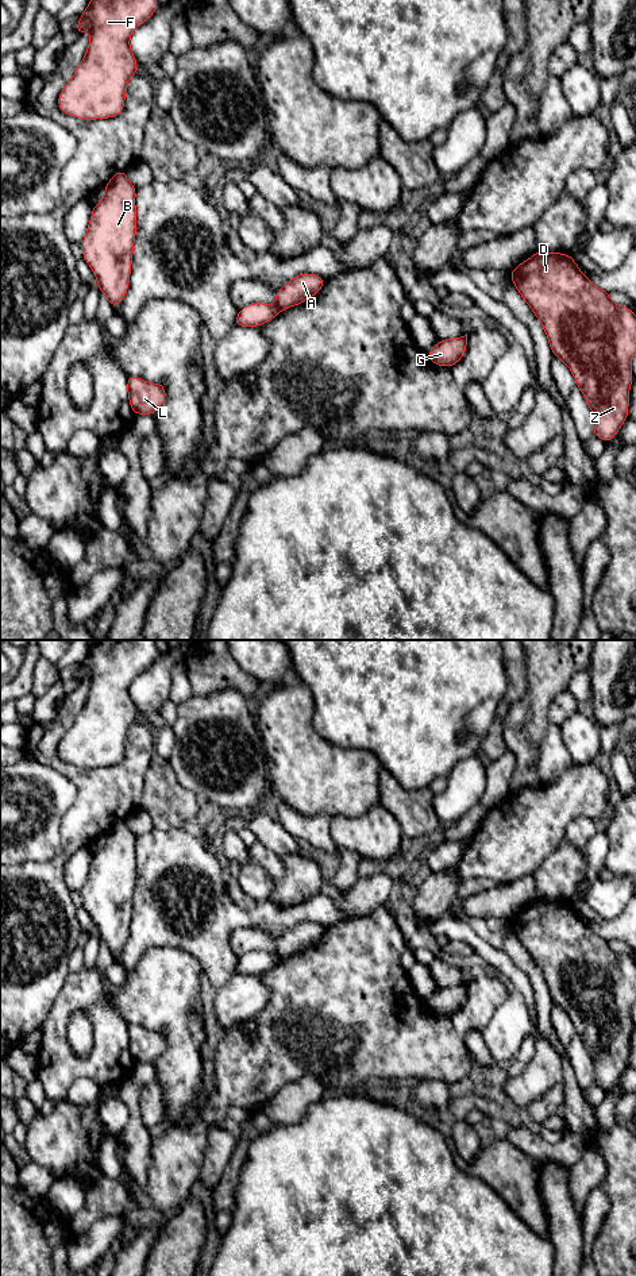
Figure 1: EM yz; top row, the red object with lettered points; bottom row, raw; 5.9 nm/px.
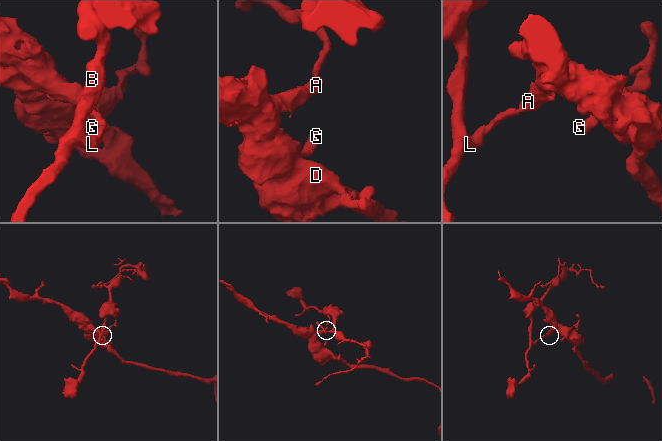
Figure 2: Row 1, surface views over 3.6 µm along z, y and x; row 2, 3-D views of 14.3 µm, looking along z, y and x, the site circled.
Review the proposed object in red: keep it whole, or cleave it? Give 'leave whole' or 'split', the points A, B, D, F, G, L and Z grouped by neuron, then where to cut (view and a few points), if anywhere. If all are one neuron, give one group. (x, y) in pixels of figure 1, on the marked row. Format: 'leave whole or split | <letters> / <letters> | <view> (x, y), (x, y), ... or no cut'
split | A D G Z / B F L | yz (274, 304), (280, 309)

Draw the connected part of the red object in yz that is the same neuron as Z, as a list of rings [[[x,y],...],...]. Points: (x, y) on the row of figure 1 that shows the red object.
[[[536,251],[519,263],[510,281],[540,320],[552,355],[567,365],[575,385],[593,412],[593,435],[609,443],[628,419],[633,381],[631,361],[636,352],[636,315],[614,304],[609,292],[594,285],[571,255]]]

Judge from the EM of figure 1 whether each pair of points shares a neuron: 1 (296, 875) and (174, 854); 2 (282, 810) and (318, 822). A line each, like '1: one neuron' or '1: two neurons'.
1: two neurons
2: one neuron

